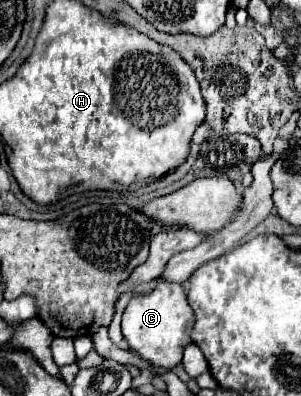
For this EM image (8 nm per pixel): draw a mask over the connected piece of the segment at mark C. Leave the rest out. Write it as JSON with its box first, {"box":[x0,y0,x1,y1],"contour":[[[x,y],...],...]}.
{"box":[122,279,196,369],"contour":[[[158,279],[156,287],[146,295],[134,295],[122,315],[122,335],[130,349],[154,367],[174,369],[182,361],[182,351],[192,343],[190,333],[196,323],[194,311],[186,299],[186,291],[180,283]]]}

